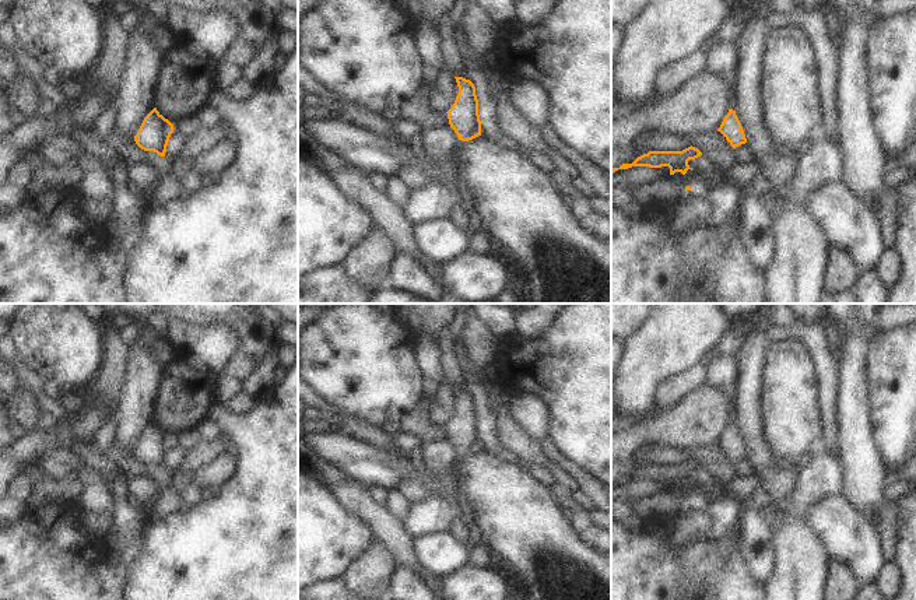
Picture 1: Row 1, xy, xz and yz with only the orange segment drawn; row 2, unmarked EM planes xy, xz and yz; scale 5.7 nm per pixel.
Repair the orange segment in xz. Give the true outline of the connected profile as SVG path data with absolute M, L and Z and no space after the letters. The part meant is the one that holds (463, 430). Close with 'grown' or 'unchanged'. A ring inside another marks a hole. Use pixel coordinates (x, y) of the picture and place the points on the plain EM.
M463 390L455 392L459 400L459 407L452 421L443 428L446 438L456 446L457 457L452 470L452 478L455 481L456 501L459 503L459 517L468 527L473 523L474 515L473 508L467 505L466 498L460 492L457 467L468 453L481 449L481 434L474 397Z; grown

